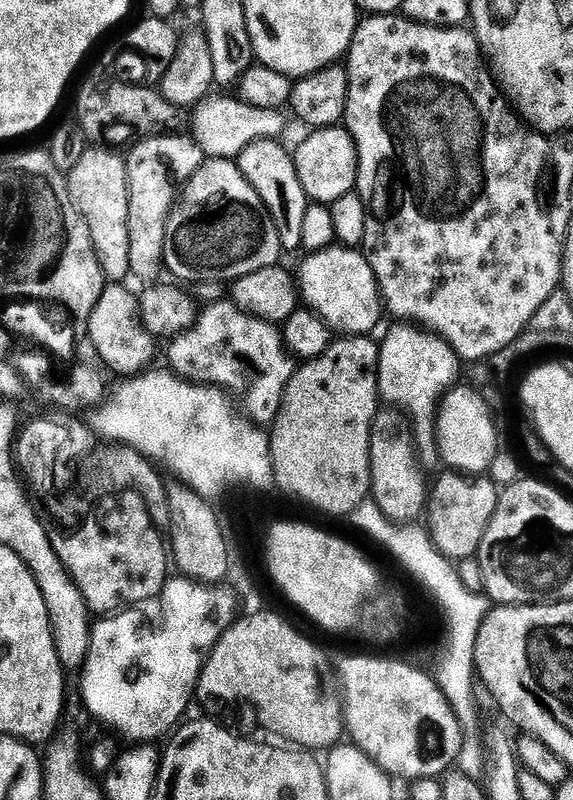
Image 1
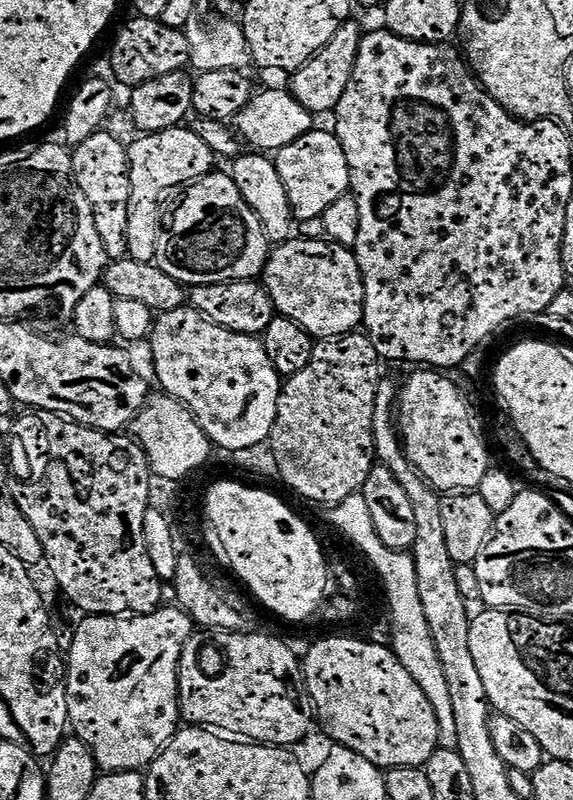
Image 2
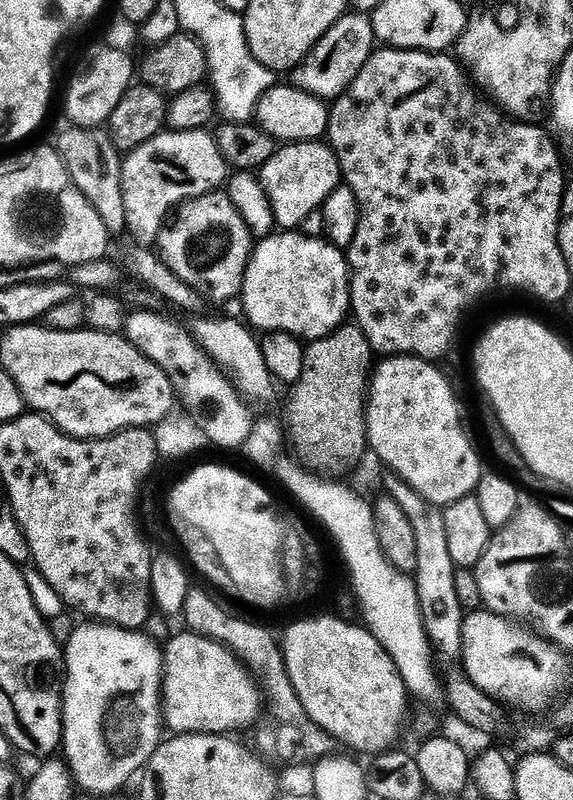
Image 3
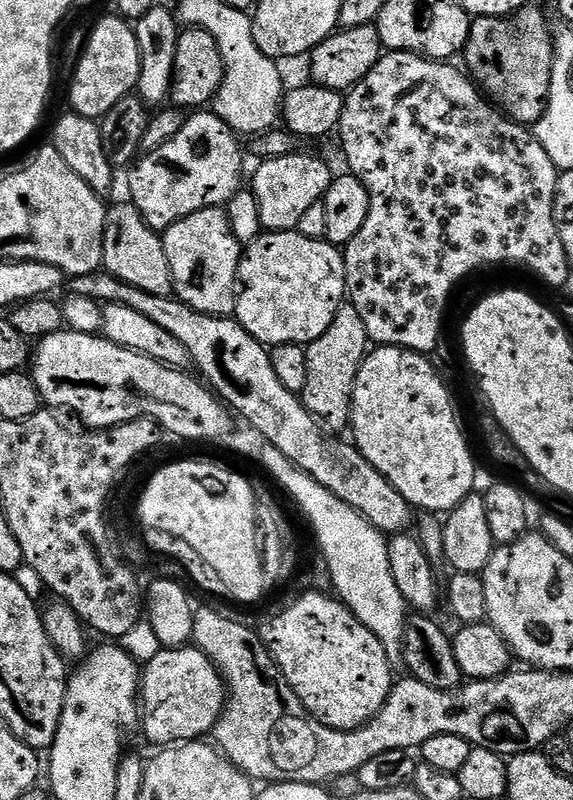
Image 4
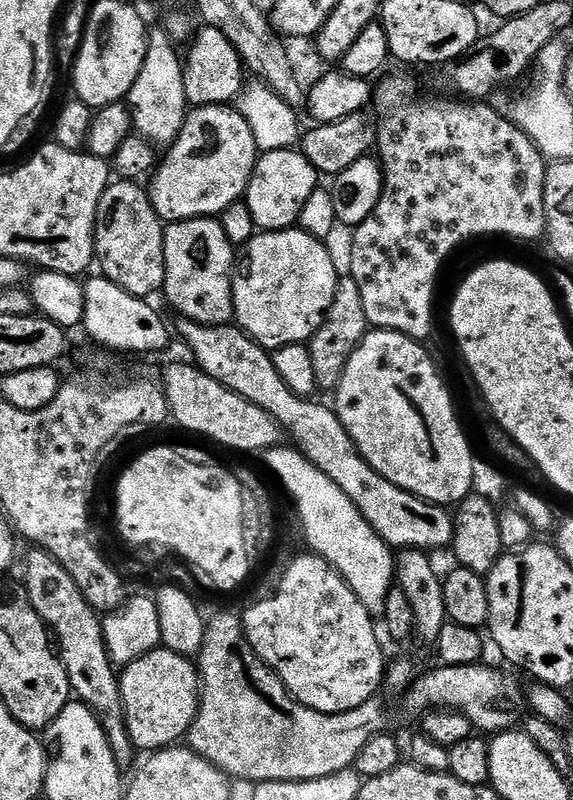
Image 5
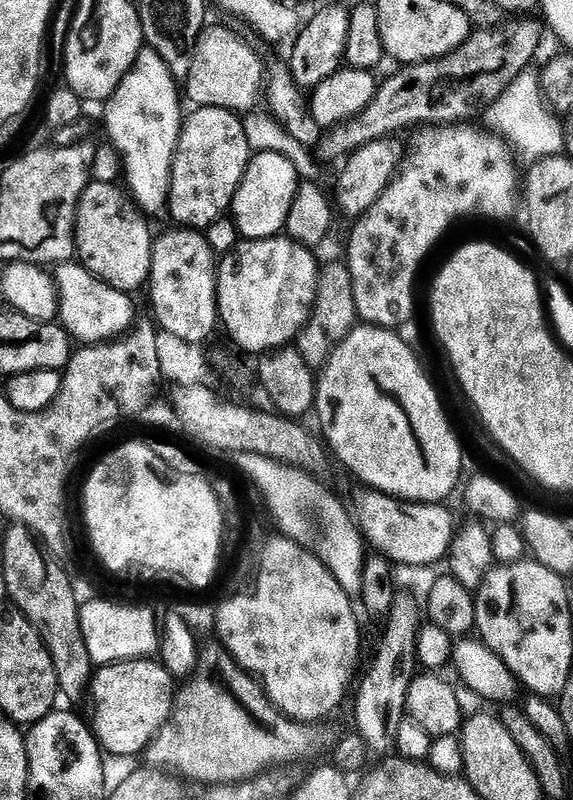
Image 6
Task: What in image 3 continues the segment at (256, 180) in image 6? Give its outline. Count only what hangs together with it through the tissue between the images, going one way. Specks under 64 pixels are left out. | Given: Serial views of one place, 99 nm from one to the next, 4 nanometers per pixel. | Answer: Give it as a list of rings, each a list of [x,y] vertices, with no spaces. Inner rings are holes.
[[[320,140],[288,142],[277,147],[270,162],[259,169],[258,175],[272,202],[276,226],[280,230],[299,229],[306,218],[310,218],[310,214],[323,209],[326,198],[330,198],[330,194],[334,194],[334,190],[342,184],[340,163],[335,150]]]

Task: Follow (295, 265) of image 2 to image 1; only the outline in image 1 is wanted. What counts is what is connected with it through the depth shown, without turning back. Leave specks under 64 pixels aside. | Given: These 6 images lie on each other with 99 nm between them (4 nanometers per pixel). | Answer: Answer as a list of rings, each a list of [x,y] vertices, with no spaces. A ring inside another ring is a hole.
[[[343,246],[309,252],[300,264],[298,296],[336,334],[368,334],[382,317],[376,279],[363,251]]]

